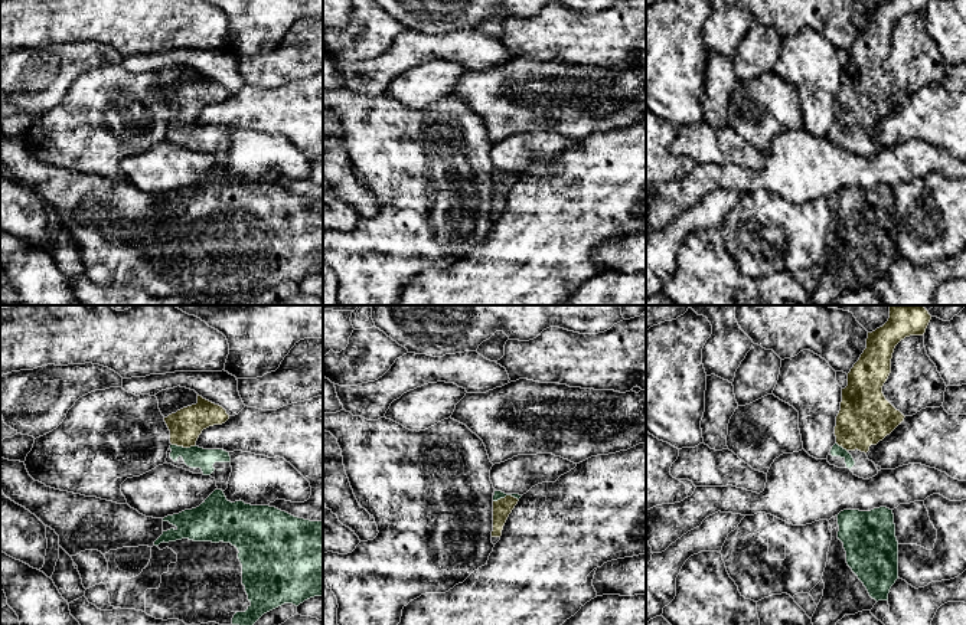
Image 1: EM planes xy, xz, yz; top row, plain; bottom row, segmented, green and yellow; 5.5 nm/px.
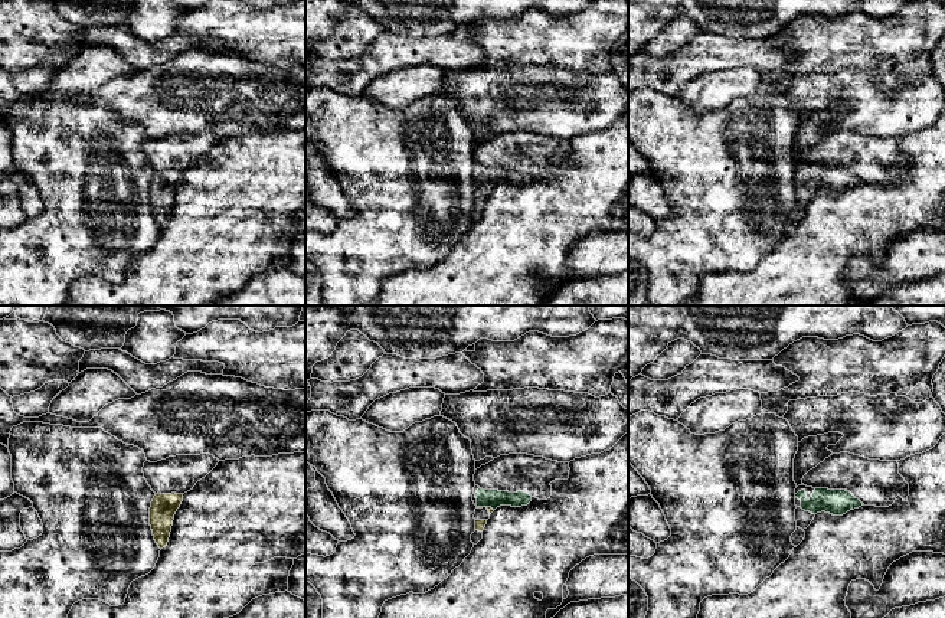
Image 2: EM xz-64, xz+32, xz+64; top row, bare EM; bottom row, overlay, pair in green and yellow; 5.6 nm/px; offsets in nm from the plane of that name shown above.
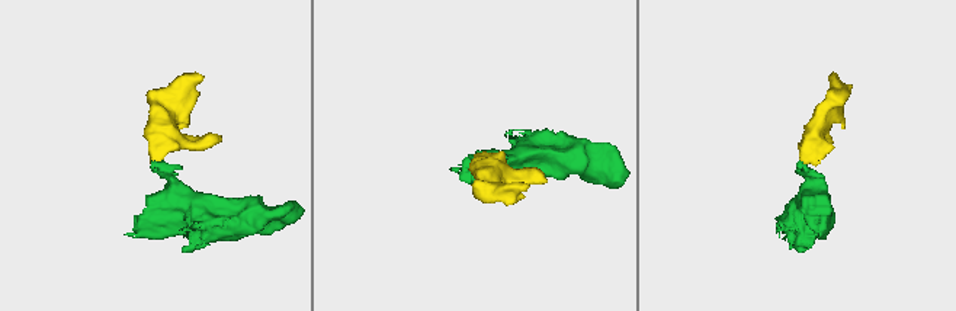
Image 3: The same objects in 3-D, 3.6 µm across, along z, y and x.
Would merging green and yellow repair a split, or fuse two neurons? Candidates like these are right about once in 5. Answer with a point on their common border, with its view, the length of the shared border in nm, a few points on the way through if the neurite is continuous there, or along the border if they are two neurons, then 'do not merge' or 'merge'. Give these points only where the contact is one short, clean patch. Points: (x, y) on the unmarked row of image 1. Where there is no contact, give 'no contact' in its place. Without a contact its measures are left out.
xz (505, 173) | 140 nm | across xz (498, 172), (505, 173), (502, 186) | merge

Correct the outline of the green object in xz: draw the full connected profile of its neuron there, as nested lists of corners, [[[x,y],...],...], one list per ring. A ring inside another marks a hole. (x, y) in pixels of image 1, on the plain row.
[[[495,168],[493,173],[493,209],[492,215],[500,215],[503,203],[518,181],[519,176],[522,173],[519,171],[505,171],[502,168]]]

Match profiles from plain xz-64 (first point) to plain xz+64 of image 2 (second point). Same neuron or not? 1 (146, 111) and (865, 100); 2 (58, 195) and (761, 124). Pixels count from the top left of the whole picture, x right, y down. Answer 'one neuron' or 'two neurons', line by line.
1: one neuron
2: one neuron

